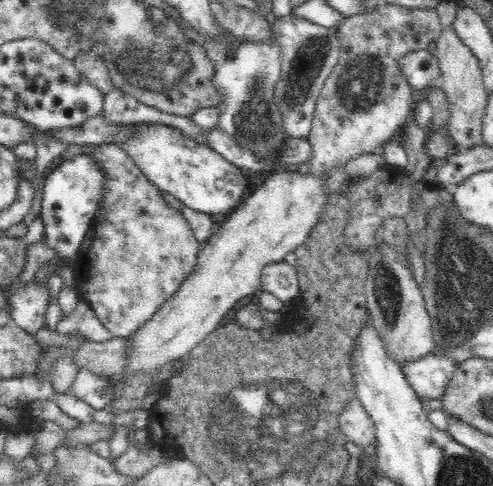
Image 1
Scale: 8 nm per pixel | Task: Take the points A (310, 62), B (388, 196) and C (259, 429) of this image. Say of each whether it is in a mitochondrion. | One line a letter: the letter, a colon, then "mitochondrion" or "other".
A: mitochondrion
B: other
C: mitochondrion

